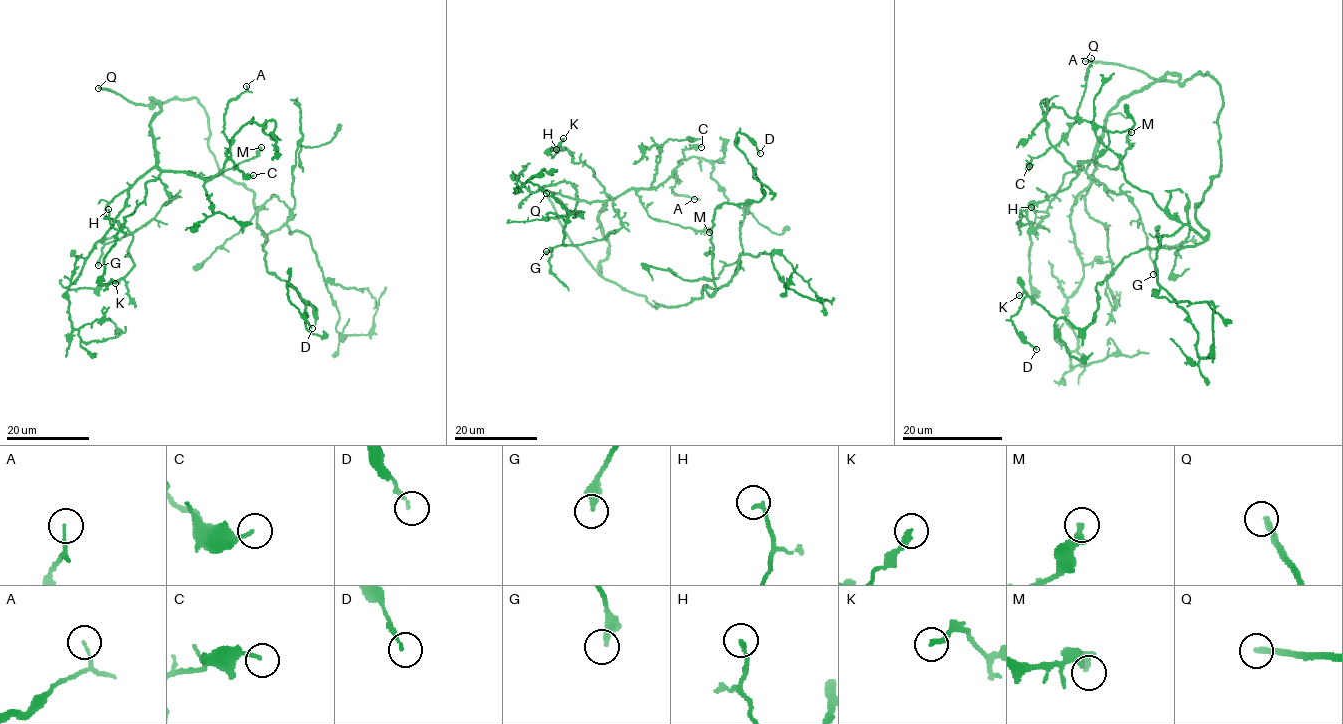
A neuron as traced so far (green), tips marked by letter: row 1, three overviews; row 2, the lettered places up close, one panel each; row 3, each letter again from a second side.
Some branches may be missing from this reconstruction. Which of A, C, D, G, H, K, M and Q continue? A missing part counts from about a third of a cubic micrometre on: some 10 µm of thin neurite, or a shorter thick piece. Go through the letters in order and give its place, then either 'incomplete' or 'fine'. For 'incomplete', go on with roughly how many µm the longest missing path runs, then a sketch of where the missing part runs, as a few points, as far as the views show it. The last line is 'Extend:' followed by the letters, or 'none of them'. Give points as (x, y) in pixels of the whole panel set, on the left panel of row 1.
A: place (246, 86); fine
C: place (253, 175); fine
D: place (312, 328); fine
G: place (98, 265); incomplete; missing 40 µm; course (98, 265), (103, 282), (102, 302), (131, 336), (161, 352), (158, 358), (141, 365), (146, 369)
H: place (108, 209); fine
K: place (115, 283); fine
M: place (261, 147); fine
Q: place (98, 88); incomplete; missing 80 µm
Extend: G, Q

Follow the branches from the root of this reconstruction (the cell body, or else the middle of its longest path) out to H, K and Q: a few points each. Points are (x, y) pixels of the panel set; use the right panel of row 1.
H: (1207, 73), (1181, 83), (1167, 73), (1125, 96), (1107, 117), (1094, 159), (1064, 176), (1032, 232), (1031, 207)
K: (1207, 73), (1181, 83), (1167, 73), (1110, 112), (1094, 159), (1064, 176), (1030, 234), (1034, 295), (1019, 295)
Q: (1207, 73), (1195, 74), (1178, 83), (1157, 81), (1136, 68), (1116, 63), (1085, 61)

